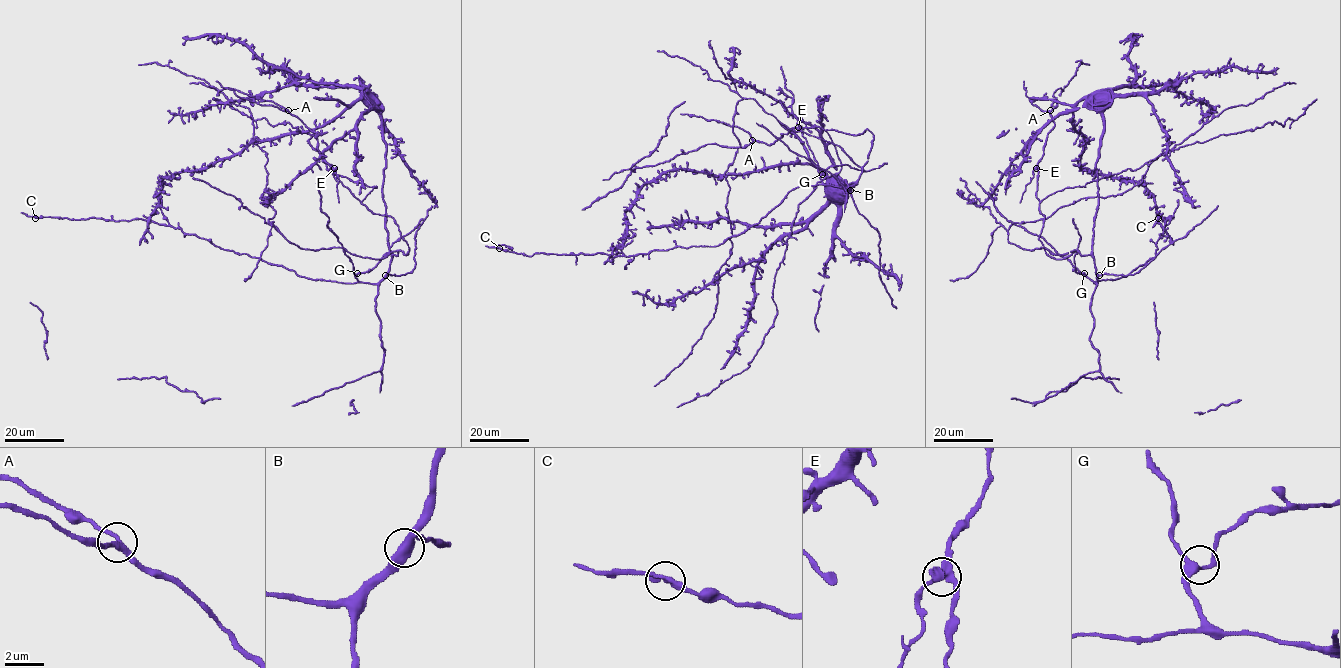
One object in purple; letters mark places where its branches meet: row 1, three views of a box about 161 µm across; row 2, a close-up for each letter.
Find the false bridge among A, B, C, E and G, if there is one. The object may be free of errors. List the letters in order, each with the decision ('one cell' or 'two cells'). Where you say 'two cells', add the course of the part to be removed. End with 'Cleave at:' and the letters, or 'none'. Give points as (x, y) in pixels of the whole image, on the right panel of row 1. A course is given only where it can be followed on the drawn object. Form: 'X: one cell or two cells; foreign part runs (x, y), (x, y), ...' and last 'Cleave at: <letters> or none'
A: one cell
B: one cell
C: one cell
E: two cells; foreign part runs (1036, 168), (1020, 202)
G: one cell
Cleave at: E

